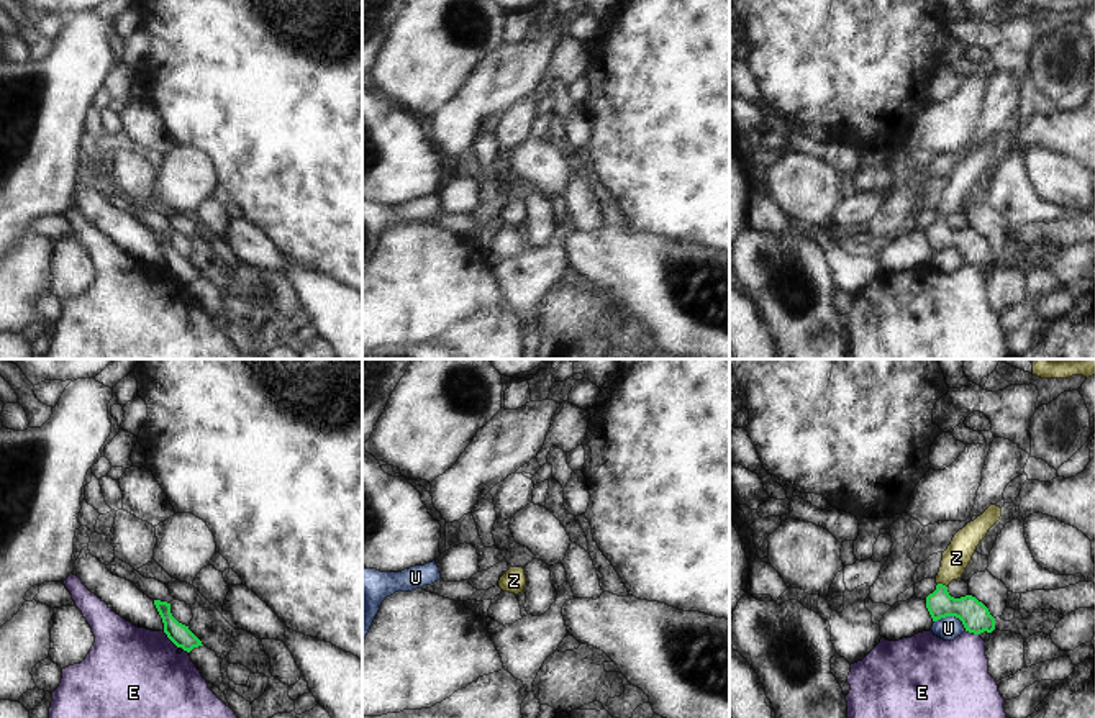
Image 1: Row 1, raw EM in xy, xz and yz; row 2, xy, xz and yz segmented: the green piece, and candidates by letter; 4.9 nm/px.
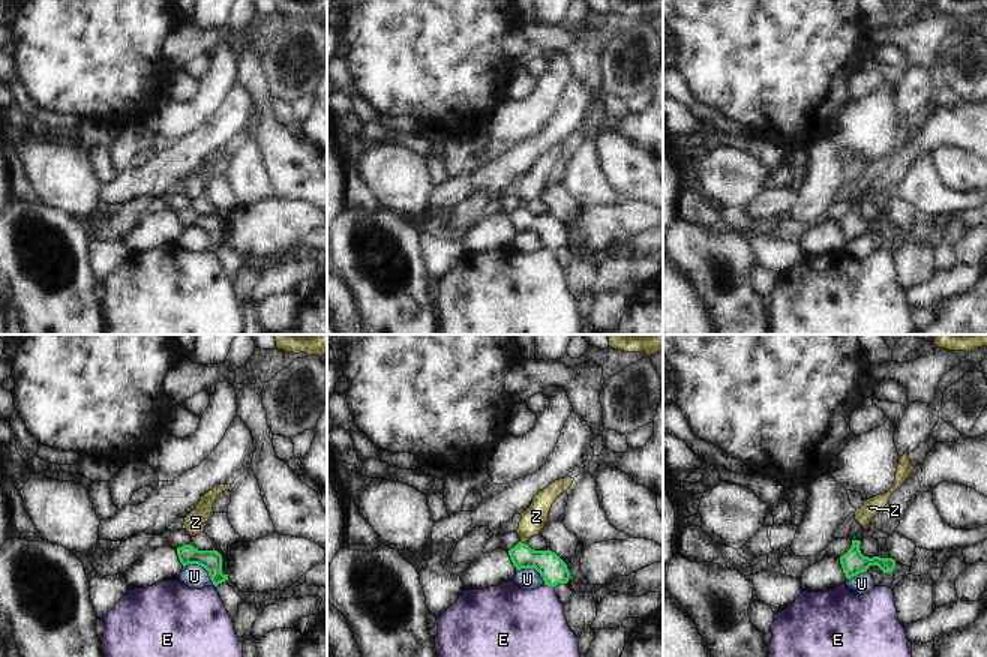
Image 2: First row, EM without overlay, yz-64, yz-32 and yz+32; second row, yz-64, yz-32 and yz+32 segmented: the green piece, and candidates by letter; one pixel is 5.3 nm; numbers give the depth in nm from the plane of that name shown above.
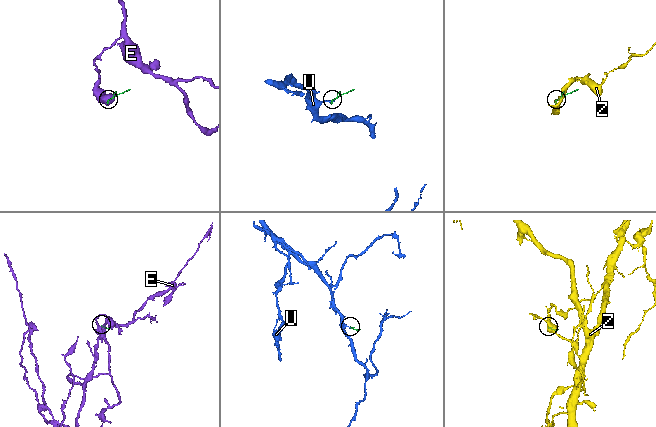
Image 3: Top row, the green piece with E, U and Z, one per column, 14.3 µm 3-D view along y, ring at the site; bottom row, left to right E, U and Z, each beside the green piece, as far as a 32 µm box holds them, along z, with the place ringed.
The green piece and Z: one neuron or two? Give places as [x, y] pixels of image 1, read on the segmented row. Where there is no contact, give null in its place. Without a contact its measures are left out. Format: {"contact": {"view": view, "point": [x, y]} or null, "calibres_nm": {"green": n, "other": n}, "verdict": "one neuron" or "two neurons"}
{"contact": {"view": "yz", "point": [941, 584]}, "calibres_nm": {"green": 140, "other": 140}, "verdict": "one neuron"}

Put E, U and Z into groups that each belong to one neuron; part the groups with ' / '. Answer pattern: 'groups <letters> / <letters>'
groups E / U / Z

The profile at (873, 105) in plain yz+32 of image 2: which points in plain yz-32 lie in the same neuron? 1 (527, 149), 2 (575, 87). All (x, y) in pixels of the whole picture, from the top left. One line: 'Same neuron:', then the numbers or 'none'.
Same neuron: none

